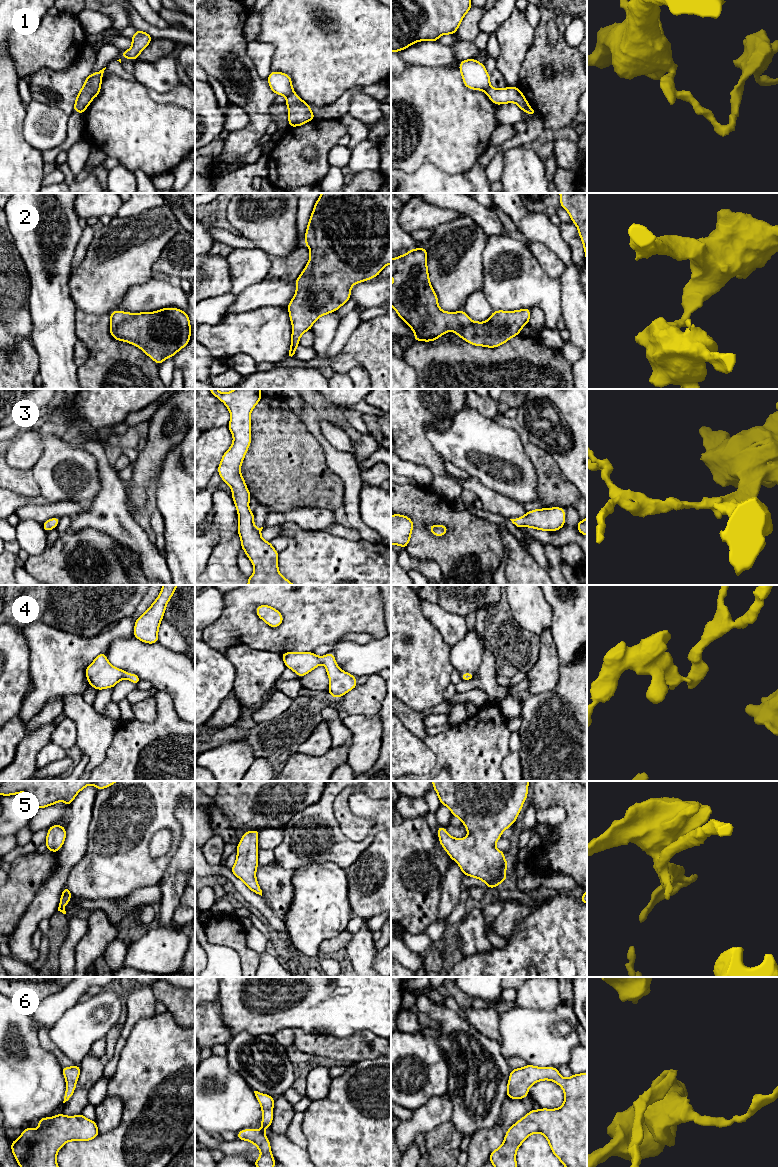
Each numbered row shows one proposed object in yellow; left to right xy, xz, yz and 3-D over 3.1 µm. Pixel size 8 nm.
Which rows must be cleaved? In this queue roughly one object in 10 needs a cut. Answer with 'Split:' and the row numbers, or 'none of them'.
Split: 1

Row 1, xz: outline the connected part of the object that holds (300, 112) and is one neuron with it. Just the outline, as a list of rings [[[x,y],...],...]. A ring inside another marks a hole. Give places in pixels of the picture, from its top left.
[[[295,92],[287,96],[285,104],[289,111],[289,127],[301,126],[315,119],[308,103],[304,102]]]

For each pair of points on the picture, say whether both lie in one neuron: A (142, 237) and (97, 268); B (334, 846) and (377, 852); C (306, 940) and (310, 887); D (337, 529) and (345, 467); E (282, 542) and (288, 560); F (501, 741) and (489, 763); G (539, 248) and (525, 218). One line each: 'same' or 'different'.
A: same
B: different
C: same
D: different
E: different
F: same
G: different

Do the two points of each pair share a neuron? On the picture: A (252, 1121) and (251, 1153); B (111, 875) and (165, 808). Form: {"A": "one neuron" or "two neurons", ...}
{"A": "two neurons", "B": "one neuron"}

